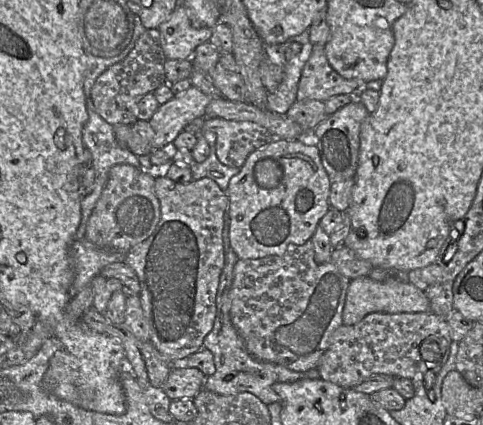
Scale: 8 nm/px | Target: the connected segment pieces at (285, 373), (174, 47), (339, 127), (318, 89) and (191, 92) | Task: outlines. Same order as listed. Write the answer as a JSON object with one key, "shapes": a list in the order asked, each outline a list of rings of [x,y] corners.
{"shapes":[[[[226,211],[223,227],[223,244],[225,264],[220,275],[220,282],[216,295],[216,317],[212,330],[204,339],[203,347],[212,352],[215,363],[215,373],[205,376],[203,388],[219,395],[236,395],[248,392],[256,396],[266,406],[271,403],[280,403],[280,396],[274,391],[275,383],[293,383],[302,379],[320,379],[317,369],[306,372],[295,372],[282,365],[263,362],[251,356],[238,335],[230,319],[230,289],[233,281],[233,269],[238,257],[230,246],[229,240],[229,214]]],[[[184,6],[177,7],[167,21],[158,28],[161,47],[165,57],[170,59],[191,59],[197,46],[208,42],[212,28],[195,28]]],[[[353,100],[335,113],[326,116],[314,129],[321,162],[331,183],[354,178],[358,167],[360,127],[369,112],[362,102]]],[[[315,44],[305,63],[297,86],[296,101],[328,99],[339,94],[349,95],[360,90],[362,82],[358,79],[345,79],[329,64],[325,48]]],[[[192,86],[160,105],[149,120],[155,133],[153,147],[156,149],[172,147],[168,144],[173,144],[189,122],[205,116],[206,107],[212,99]]]]}

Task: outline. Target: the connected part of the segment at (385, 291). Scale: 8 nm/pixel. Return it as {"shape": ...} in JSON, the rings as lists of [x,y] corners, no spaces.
{"shape":[[[396,275],[390,276],[384,281],[375,281],[369,276],[351,280],[342,313],[343,325],[354,325],[366,315],[375,312],[389,314],[430,312],[430,303],[420,289],[410,282],[399,280]]]}

